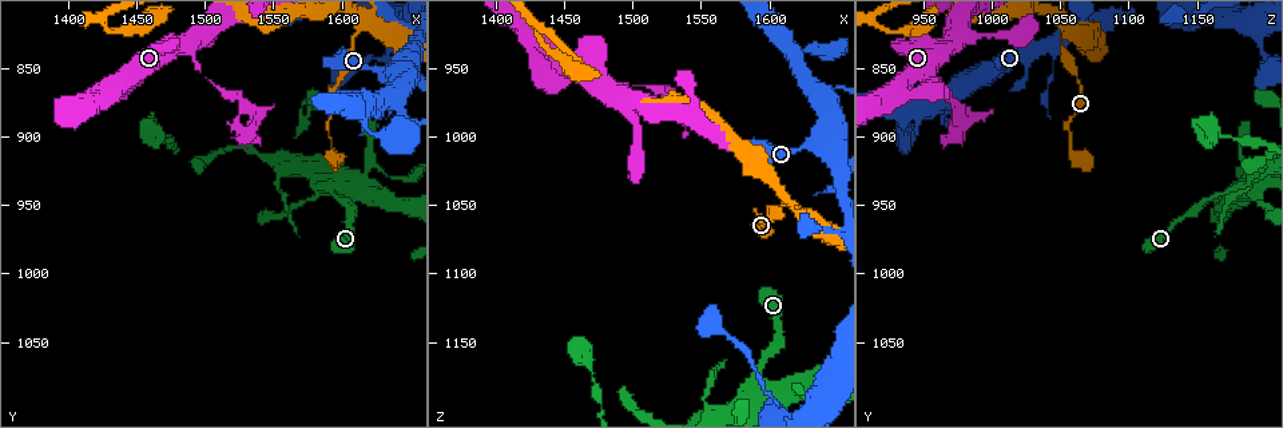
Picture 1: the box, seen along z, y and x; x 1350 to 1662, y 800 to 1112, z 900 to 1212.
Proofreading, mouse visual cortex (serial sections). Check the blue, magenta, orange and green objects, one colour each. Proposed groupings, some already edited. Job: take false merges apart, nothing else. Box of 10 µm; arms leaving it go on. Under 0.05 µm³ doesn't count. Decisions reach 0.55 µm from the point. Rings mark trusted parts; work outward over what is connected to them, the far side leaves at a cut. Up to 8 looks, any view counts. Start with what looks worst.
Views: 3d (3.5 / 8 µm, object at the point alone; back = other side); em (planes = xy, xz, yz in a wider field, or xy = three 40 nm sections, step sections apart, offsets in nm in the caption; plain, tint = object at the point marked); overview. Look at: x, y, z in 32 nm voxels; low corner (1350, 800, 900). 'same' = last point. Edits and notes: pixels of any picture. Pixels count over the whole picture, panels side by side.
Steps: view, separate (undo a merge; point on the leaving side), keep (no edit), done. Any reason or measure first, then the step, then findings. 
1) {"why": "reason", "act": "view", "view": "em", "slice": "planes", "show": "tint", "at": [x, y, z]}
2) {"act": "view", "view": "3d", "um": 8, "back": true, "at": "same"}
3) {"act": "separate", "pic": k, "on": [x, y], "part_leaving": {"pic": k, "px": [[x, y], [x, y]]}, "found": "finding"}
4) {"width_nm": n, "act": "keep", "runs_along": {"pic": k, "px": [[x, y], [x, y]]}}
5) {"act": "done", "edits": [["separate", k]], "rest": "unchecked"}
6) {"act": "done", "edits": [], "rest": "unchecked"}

{"why": "sharp bend", "act": "view", "view": "3d", "um": 3.5, "at": [1624, 922, 1186]}

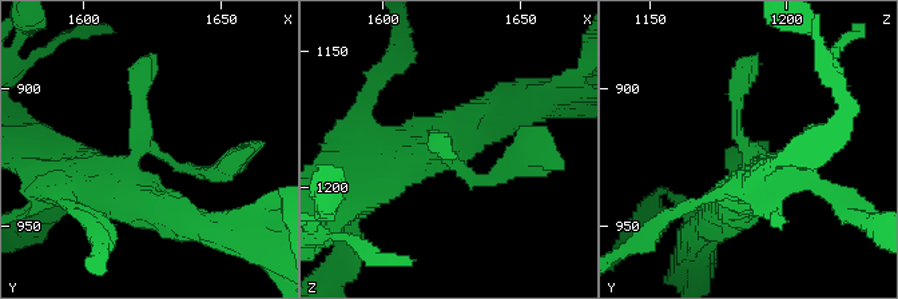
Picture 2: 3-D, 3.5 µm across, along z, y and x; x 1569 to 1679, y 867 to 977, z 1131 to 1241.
{"why": "shape alone is not enough", "act": "view", "view": "em", "slice": "xy", "step": 1, "show": "tint", "at": [1623, 923, 1189]}

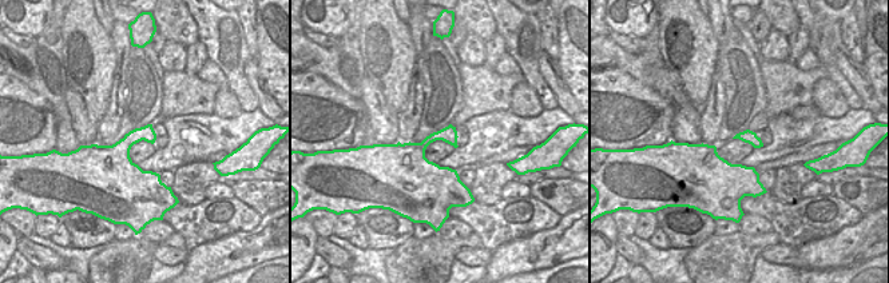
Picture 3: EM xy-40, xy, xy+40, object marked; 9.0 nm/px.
{"why": "another direction", "act": "view", "view": "em", "slice": "xy", "step": 3, "show": "tint", "at": "same"}

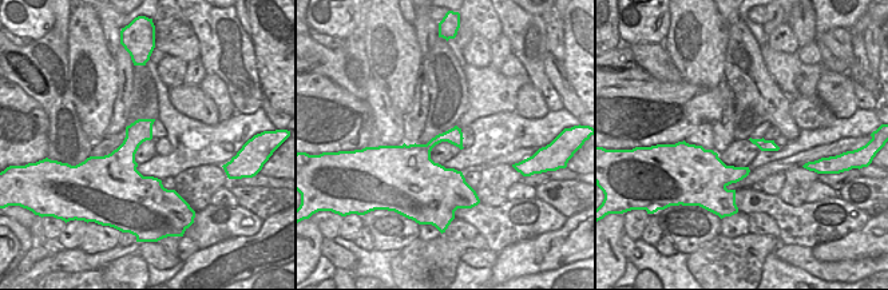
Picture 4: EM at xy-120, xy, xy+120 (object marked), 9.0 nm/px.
{"act": "keep", "runs_along": {"pic": 2, "px": [[71, 191], [111, 187], [140, 150], [218, 170]]}, "found": "all the same cell"}

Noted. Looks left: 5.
{"why": "abrupt turn", "act": "view", "view": "3d", "um": 3.5, "at": [1528, 872, 972]}

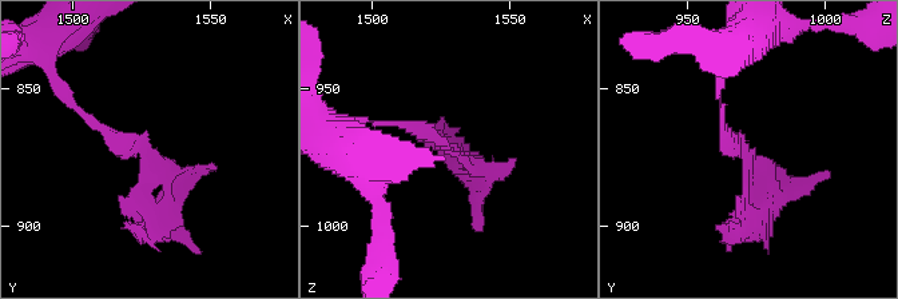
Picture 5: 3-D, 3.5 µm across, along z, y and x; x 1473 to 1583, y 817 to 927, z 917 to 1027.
{"act": "separate", "pic": 5, "on": [767, 180], "part_leaving": {"pic": 5, "px": [[744, 147], [769, 192], [738, 238]]}, "found": "two cells meet here"}

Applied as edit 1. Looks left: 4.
{"why": "calibre changes", "act": "view", "view": "3d", "um": 8, "at": [1636, 850, 1002]}

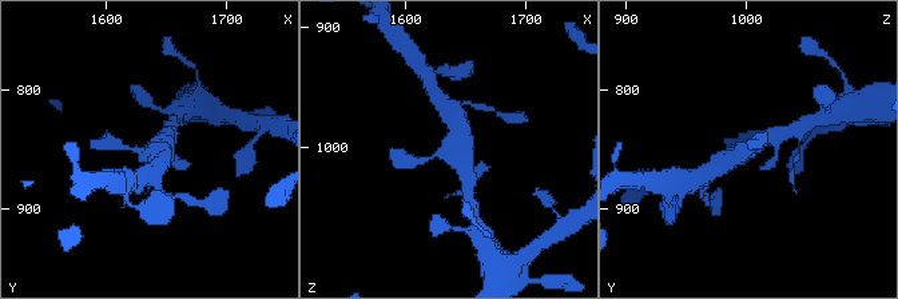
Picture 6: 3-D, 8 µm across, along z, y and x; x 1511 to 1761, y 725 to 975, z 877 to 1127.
{"why": "closer look", "act": "view", "view": "3d", "um": 3.5, "at": "same"}

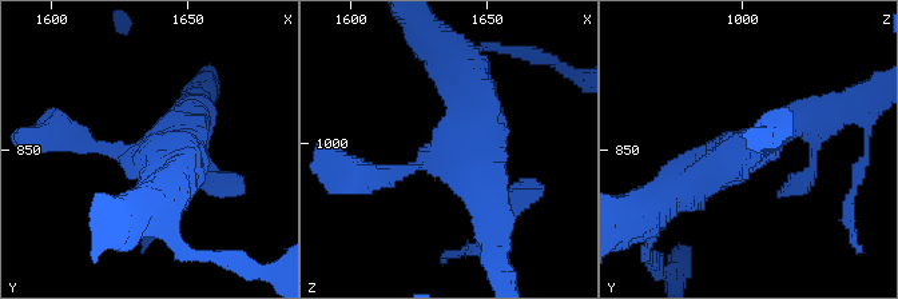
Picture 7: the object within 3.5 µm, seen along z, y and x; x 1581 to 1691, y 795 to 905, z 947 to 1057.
{"arms": 3, "arm_widths_nm": [200, 400, 500], "act": "view", "view": "em", "slice": "xy", "step": 1, "show": "tint", "at": [1637, 852, 1003]}

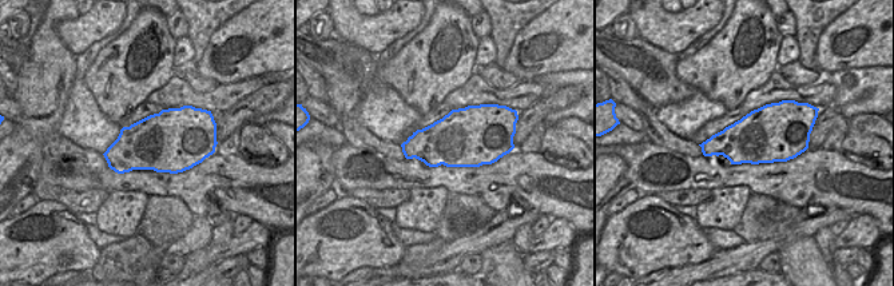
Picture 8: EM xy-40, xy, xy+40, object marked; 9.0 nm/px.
{"act": "keep", "runs_along": {"pic": 7, "px": [[374, 179], [472, 131], [468, 76]]}, "found": "continuous, no second cell"}

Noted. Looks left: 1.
{"act": "done", "edits": [["separate", 5]], "rest": "unchecked"}

